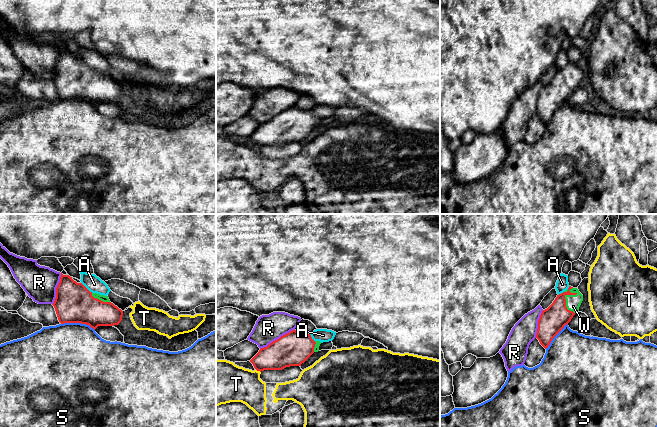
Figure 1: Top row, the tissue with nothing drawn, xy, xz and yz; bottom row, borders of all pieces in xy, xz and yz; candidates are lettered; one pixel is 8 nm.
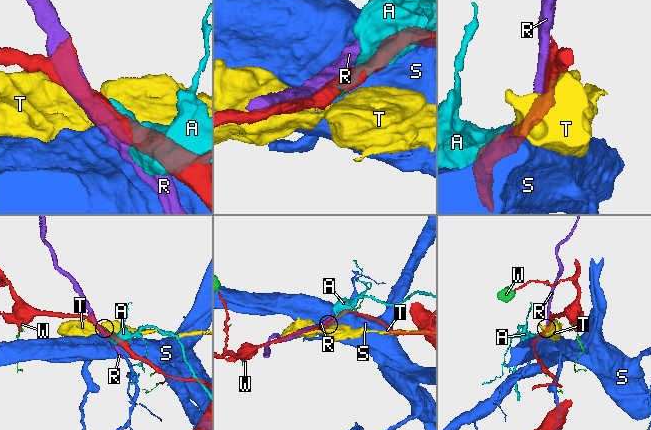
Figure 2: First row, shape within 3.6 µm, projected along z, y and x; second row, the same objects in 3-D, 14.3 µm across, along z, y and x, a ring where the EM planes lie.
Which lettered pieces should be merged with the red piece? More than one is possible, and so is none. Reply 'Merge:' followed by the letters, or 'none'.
Merge: W

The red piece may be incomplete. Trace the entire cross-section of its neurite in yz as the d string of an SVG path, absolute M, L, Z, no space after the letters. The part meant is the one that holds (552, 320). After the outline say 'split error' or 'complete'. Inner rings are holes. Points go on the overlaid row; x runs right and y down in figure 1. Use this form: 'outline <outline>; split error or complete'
outline M569 286L566 291L557 295L547 309L542 311L538 320L536 338L545 349L579 311L582 301L583 295L579 290Z; split error

